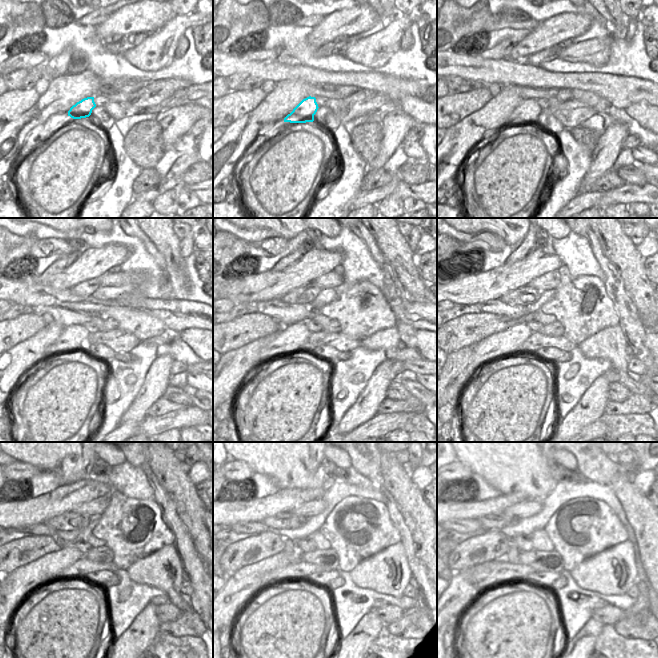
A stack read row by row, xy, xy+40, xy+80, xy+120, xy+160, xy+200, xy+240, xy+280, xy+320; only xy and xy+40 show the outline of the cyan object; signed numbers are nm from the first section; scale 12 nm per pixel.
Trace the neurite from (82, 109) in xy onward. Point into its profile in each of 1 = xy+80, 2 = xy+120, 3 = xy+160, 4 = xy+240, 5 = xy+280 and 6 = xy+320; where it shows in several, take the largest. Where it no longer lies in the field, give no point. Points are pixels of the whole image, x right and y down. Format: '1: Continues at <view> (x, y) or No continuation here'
1: Continues at xy+80 (524, 114)
2: Continues at xy+120 (73, 337)
3: Continues at xy+160 (289, 338)
4: Continues at xy+240 (25, 579)
5: Continues at xy+280 (240, 586)
6: Continues at xy+320 (457, 596).

